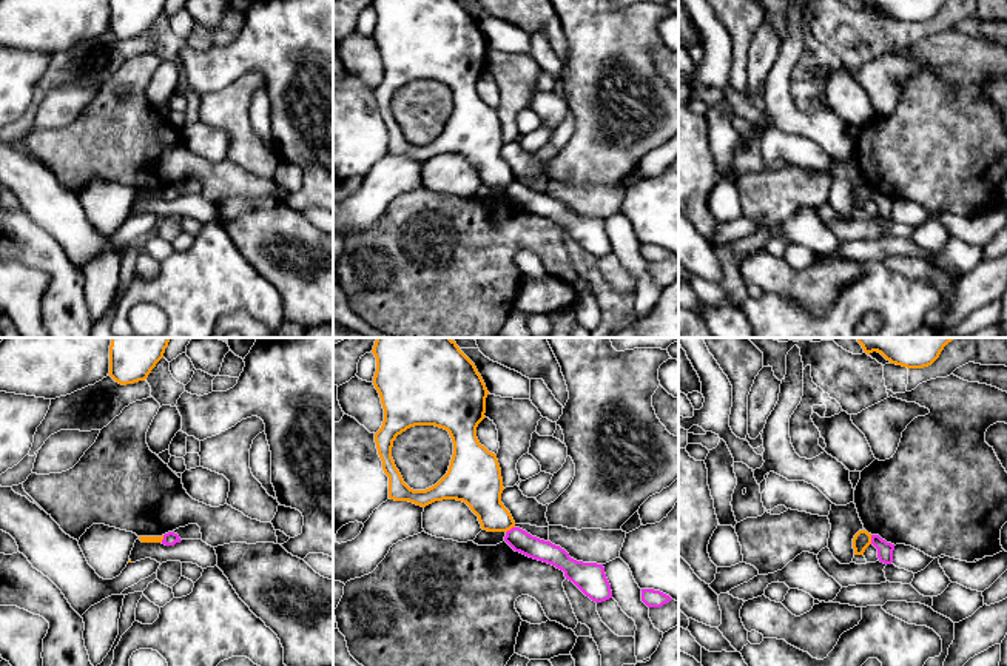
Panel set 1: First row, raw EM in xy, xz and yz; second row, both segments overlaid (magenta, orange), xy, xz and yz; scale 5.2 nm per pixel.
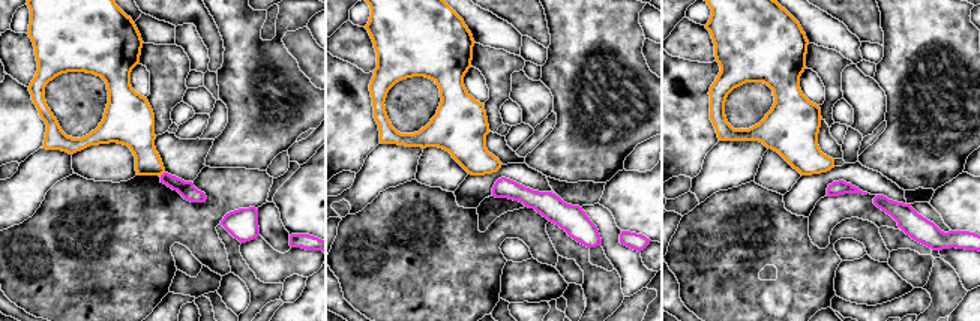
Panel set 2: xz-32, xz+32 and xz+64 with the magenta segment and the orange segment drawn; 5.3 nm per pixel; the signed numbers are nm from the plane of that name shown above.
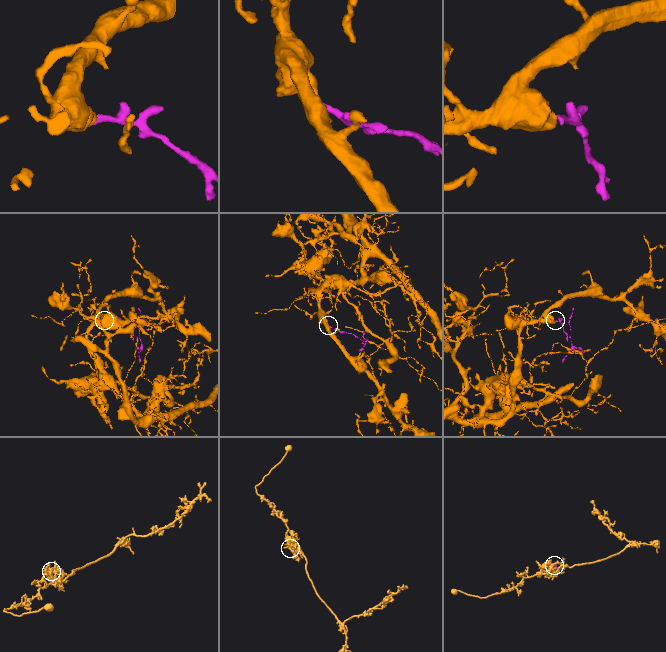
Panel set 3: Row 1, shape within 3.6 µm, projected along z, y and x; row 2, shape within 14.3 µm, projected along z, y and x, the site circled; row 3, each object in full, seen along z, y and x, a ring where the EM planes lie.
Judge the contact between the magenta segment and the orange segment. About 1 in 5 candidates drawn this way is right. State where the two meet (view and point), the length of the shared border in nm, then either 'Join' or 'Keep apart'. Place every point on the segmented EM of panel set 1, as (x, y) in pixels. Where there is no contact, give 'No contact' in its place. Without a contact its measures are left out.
Touches magenta at xz (511, 529). Shared border 60 nm. Keep apart

